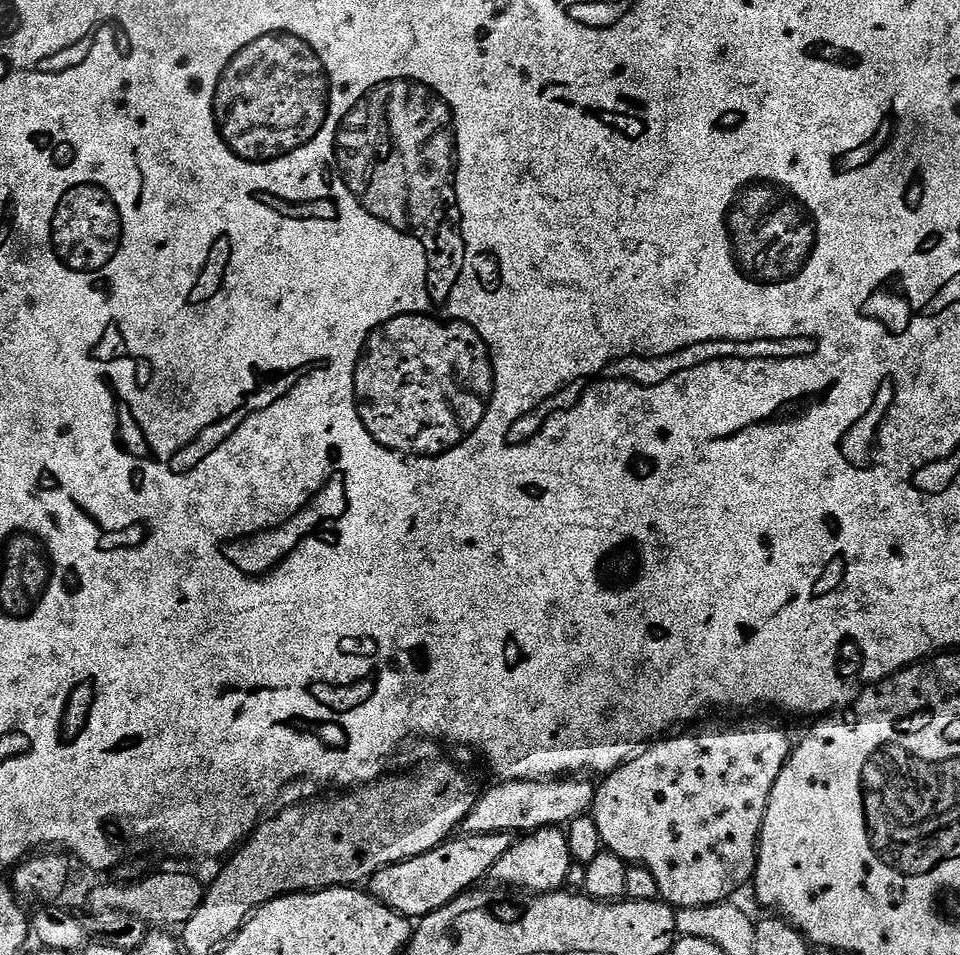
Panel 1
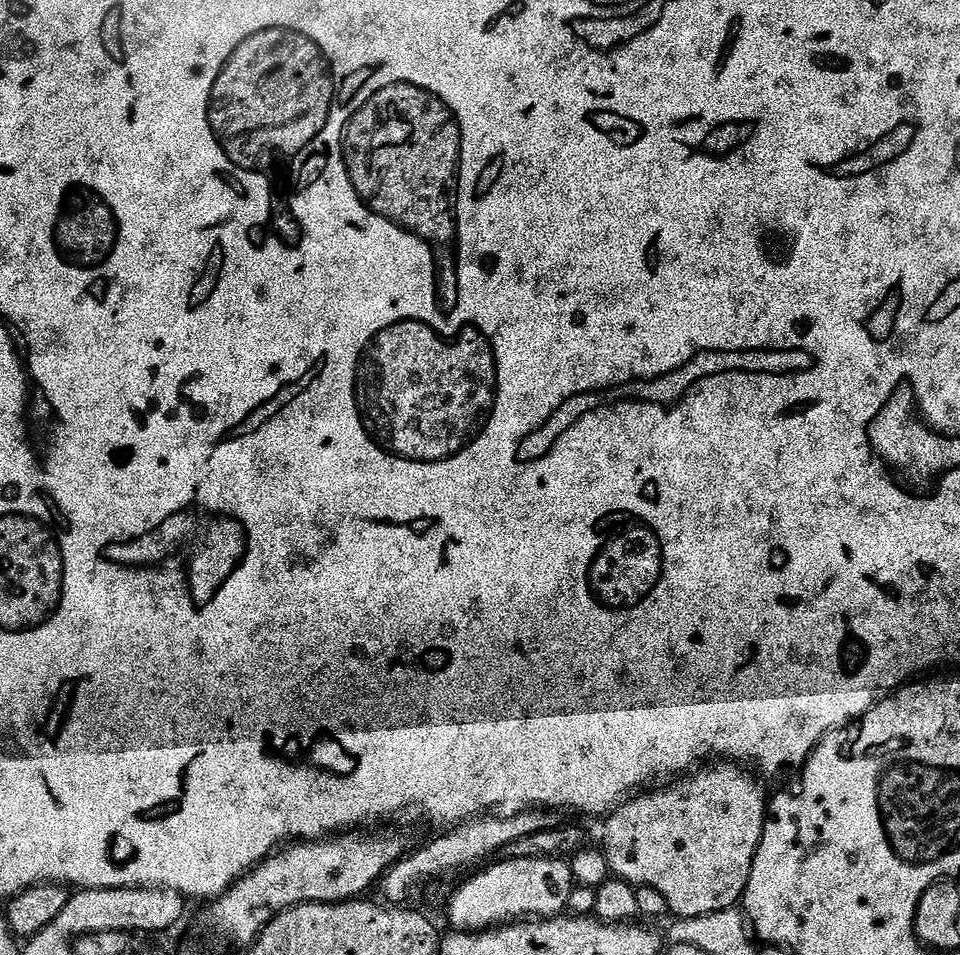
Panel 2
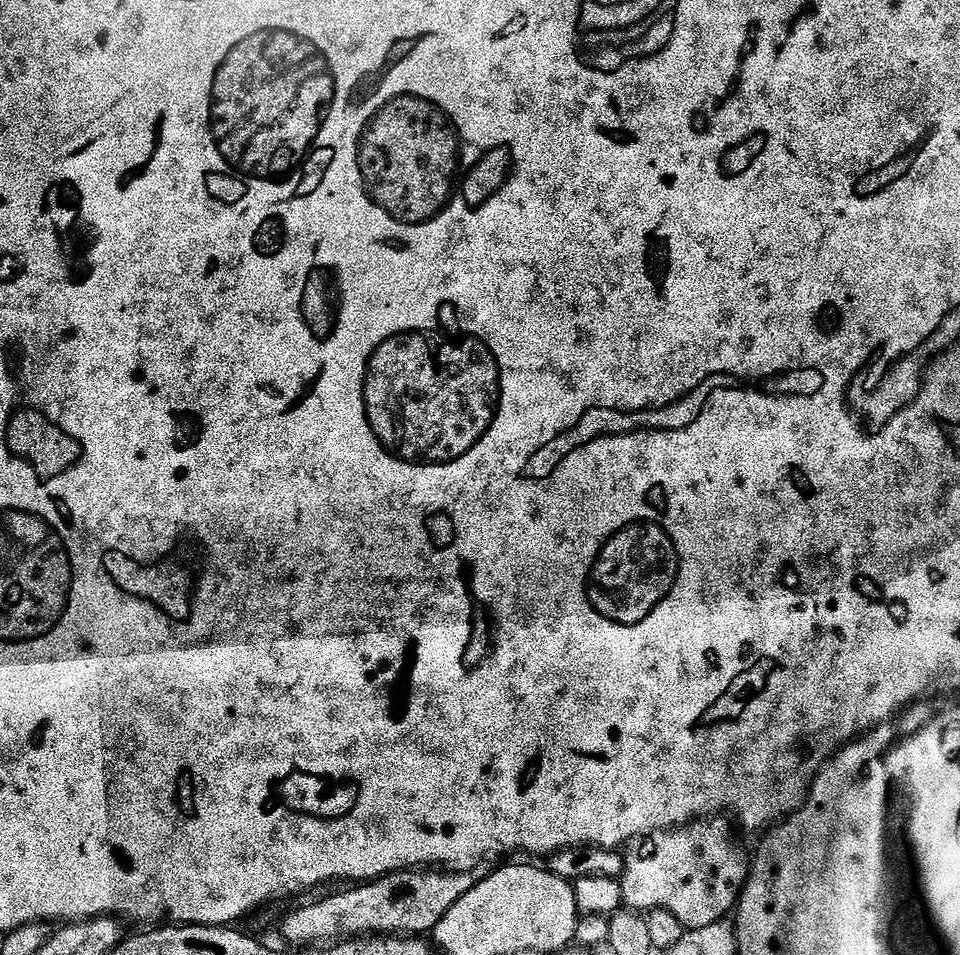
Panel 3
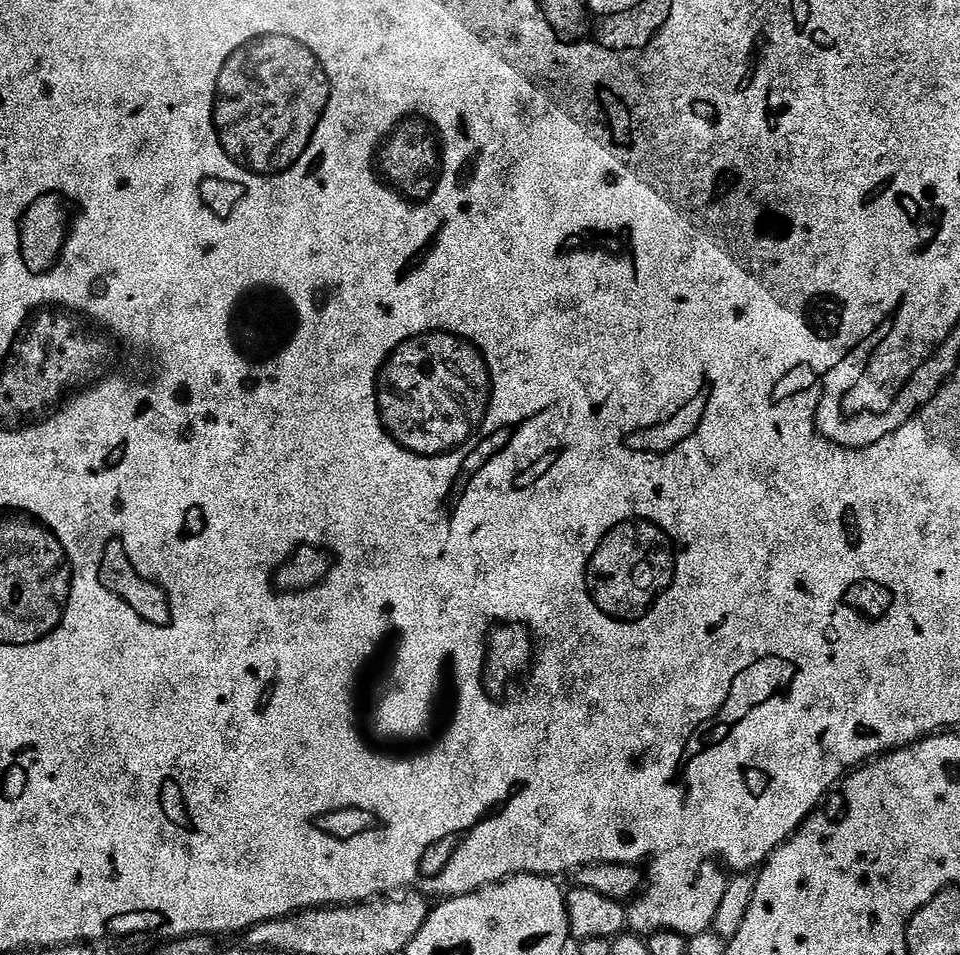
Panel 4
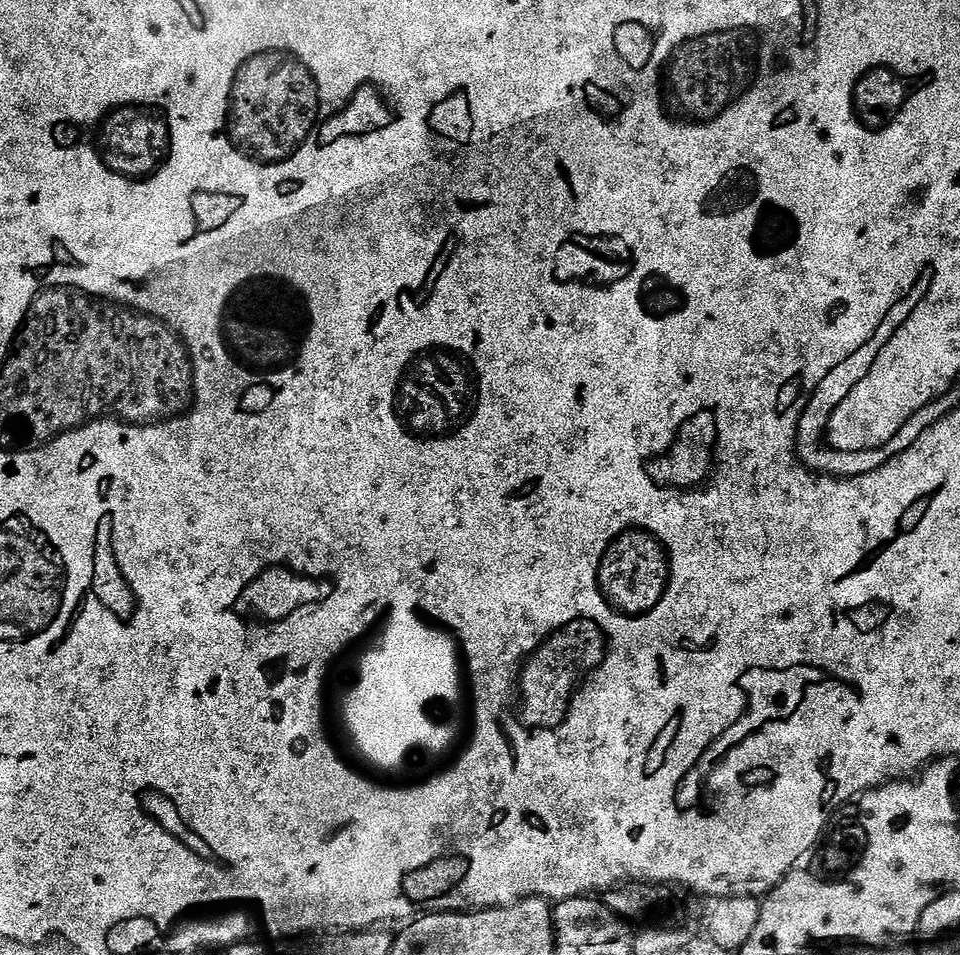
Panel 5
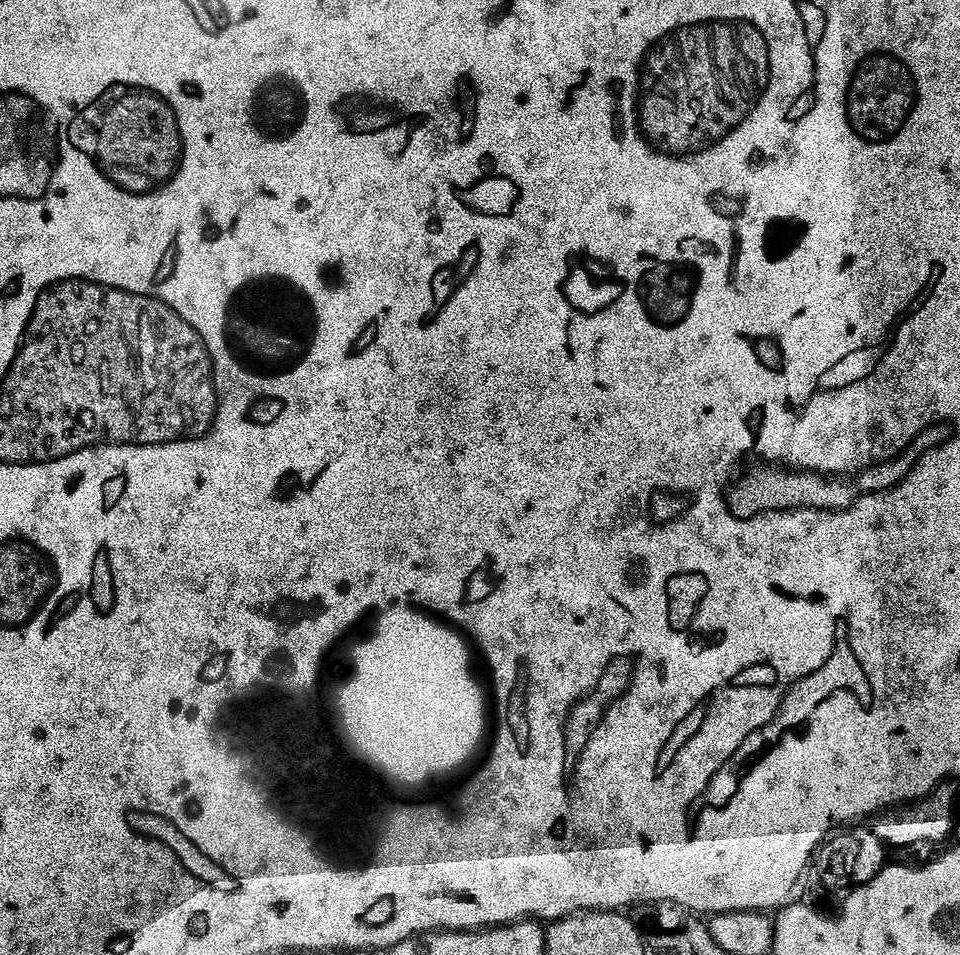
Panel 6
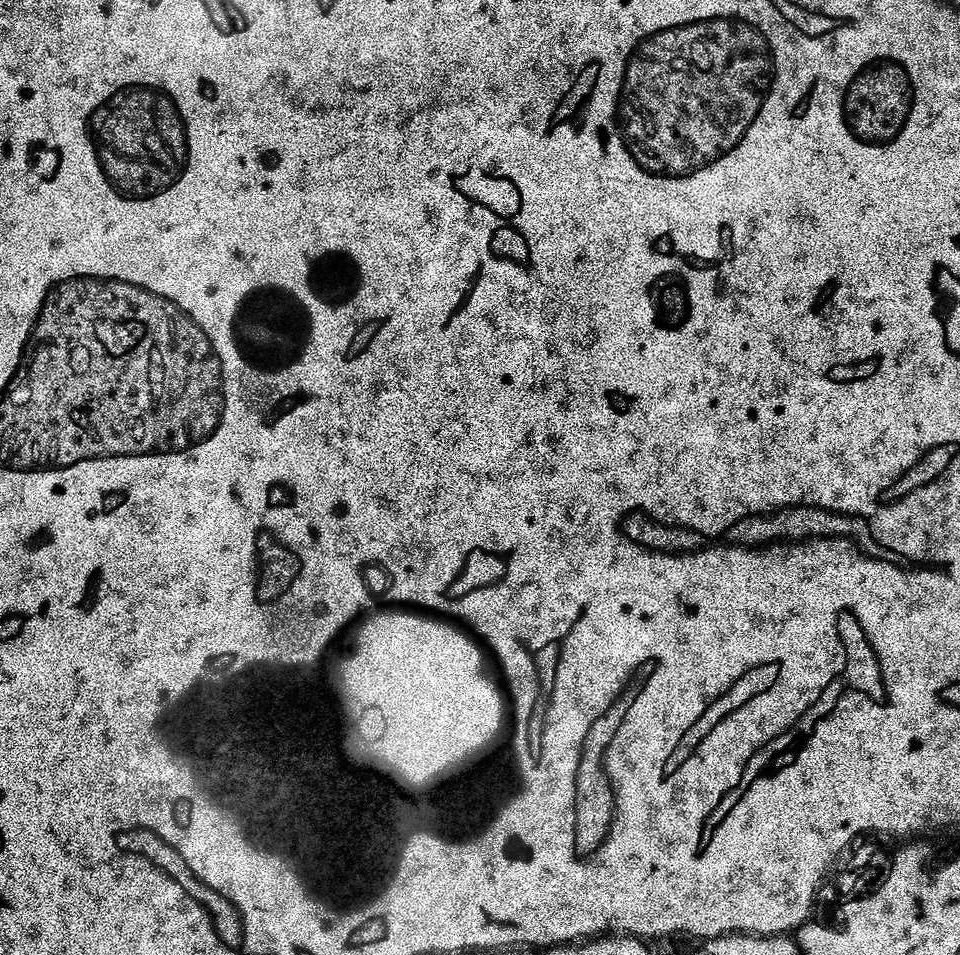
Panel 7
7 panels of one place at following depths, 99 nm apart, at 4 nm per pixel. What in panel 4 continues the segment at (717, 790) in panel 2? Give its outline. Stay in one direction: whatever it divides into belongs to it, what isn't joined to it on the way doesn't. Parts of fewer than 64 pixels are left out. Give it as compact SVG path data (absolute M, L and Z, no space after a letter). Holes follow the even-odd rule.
M653 859L652 869L647 869L646 891L627 905L627 927L641 938L648 938L658 932L675 932L691 938L709 931L730 881L728 876L724 877L725 869L708 864L695 876L690 869L672 860L660 859Z

